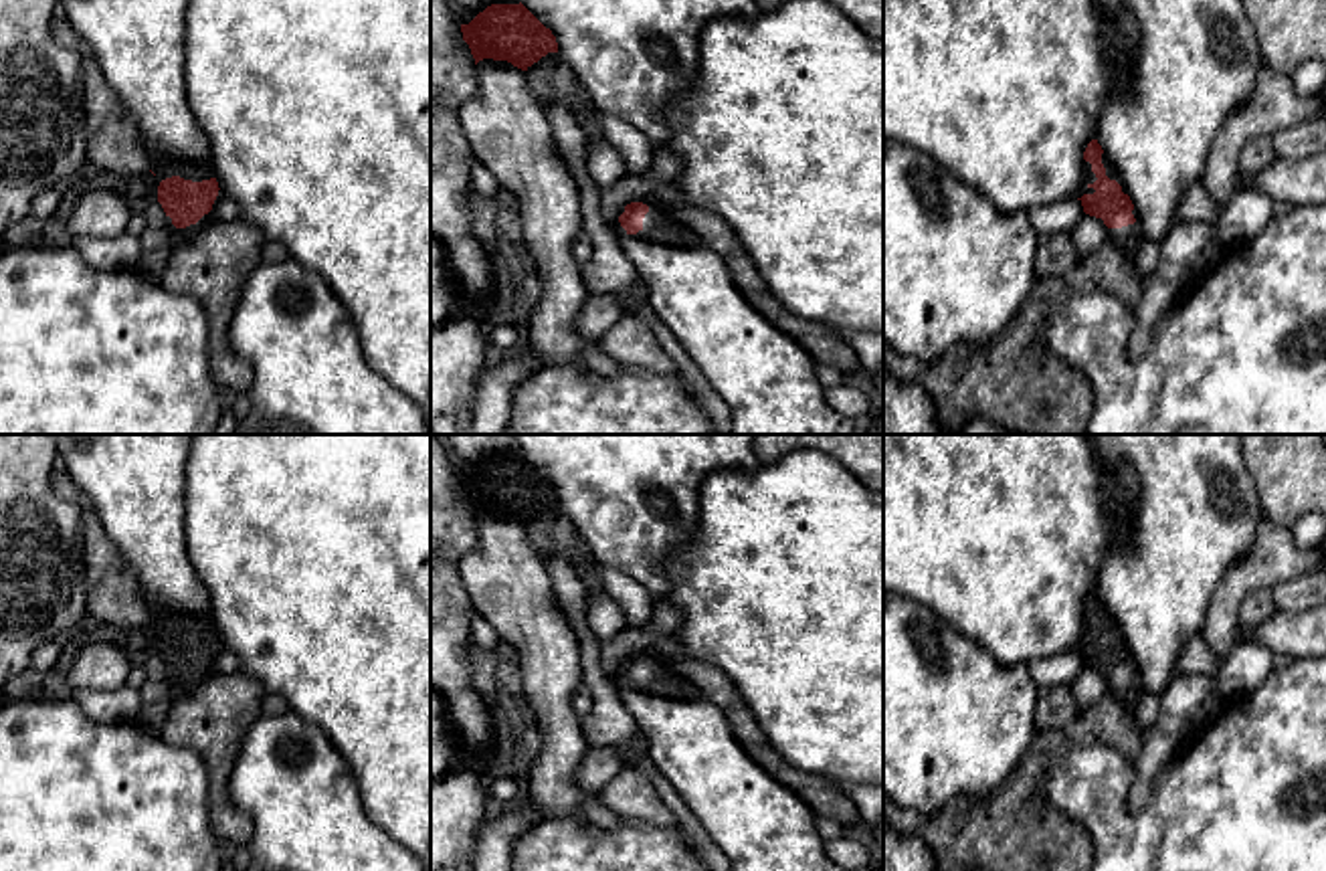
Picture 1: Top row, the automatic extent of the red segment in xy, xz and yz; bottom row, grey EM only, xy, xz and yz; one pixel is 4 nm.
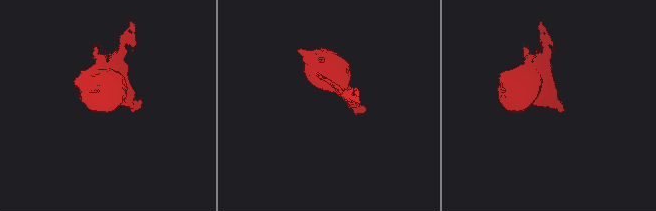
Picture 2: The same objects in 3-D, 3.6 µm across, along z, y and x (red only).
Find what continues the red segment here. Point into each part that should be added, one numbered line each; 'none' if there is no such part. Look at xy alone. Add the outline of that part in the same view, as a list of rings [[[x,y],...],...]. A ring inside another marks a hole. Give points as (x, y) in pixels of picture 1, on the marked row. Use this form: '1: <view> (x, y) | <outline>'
1: xy (180, 235) | [[[218,190],[218,196],[216,196],[216,200],[214,200],[214,204],[212,204],[212,210],[210,210],[208,214],[204,214],[196,224],[190,224],[190,226],[186,226],[186,228],[176,228],[176,226],[172,224],[172,218],[168,216],[168,224],[170,224],[172,234],[174,234],[174,245],[178,245],[178,243],[188,243],[188,240],[200,236],[208,226],[216,224],[218,218],[214,216],[214,208],[220,204],[222,198],[224,198],[224,196],[222,196],[222,192]]]

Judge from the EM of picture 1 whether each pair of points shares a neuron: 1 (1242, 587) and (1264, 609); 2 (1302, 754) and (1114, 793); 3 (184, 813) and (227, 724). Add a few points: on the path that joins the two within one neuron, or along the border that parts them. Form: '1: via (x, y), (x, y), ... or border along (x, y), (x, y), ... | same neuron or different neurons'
1: border along (1268, 587), (1258, 587), (1244, 599), (1236, 629) | different neurons
2: via (1252, 805), (1238, 819), (1153, 819) | same neuron
3: border along (166, 740), (188, 746), (199, 756), (211, 815) | different neurons

